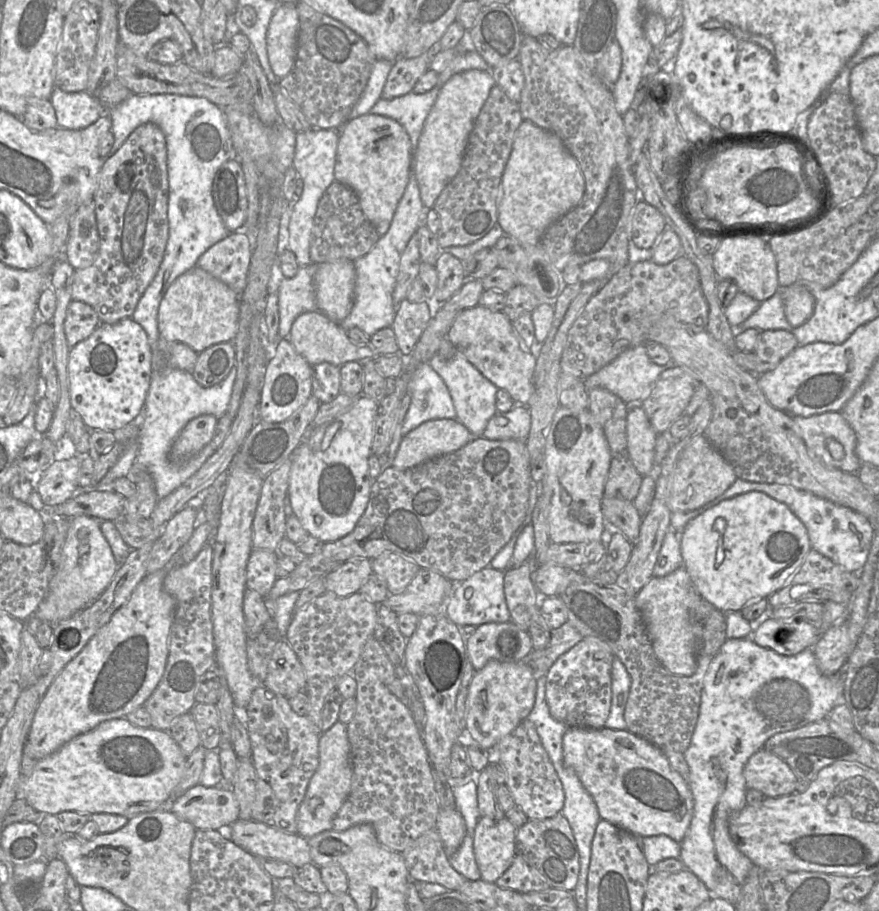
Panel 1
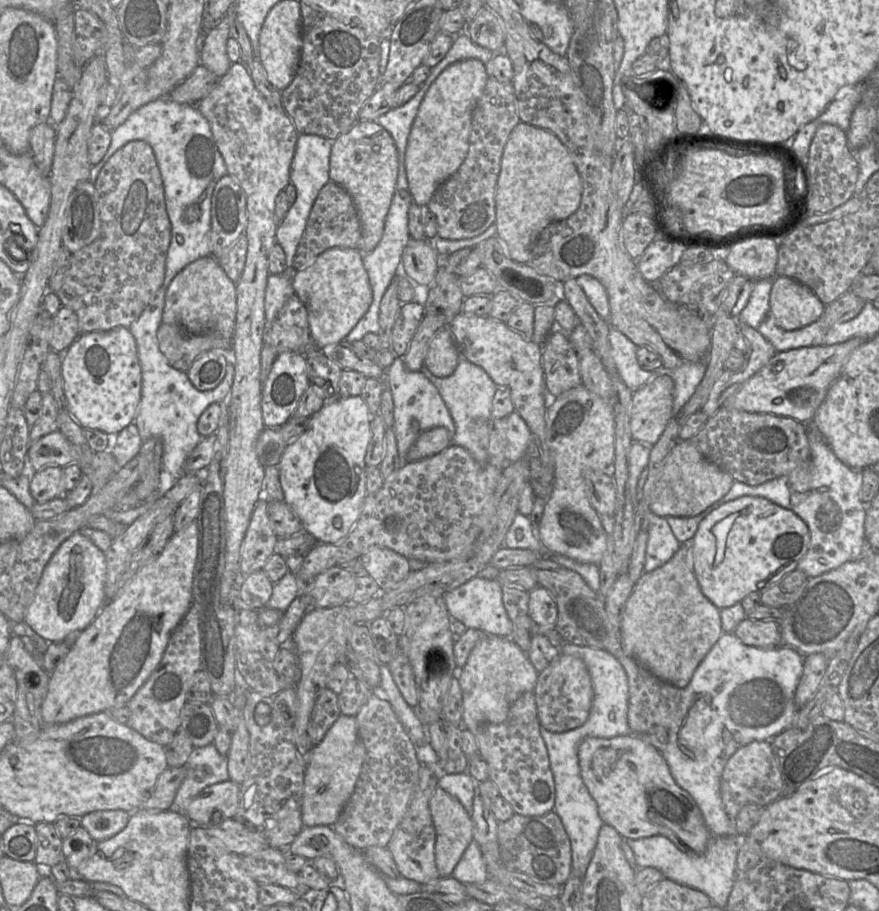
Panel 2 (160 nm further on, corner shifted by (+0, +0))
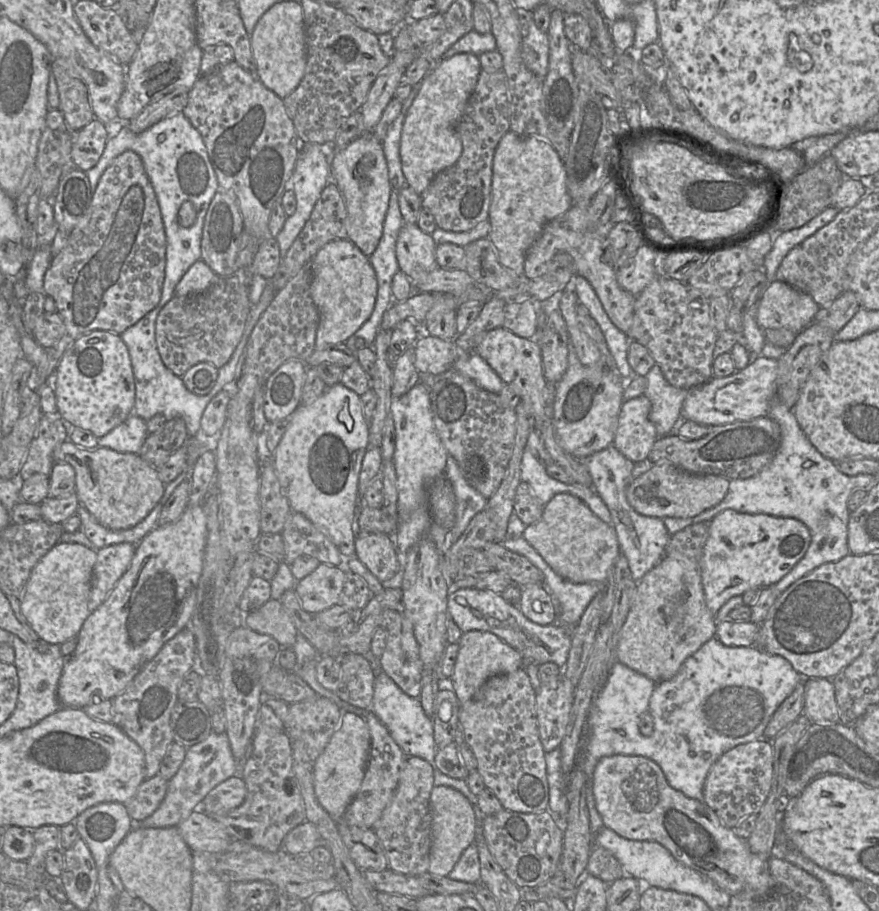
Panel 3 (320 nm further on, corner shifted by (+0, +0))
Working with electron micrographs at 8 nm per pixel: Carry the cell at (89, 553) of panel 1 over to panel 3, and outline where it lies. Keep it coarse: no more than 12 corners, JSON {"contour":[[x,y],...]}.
{"contour":[[58,542],[35,565],[21,612],[40,639],[76,638],[97,550]]}

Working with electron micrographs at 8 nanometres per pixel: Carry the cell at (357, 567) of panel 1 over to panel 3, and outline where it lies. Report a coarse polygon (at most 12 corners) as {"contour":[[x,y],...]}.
{"contour":[[320,563],[294,590],[316,615],[337,605],[346,569]]}

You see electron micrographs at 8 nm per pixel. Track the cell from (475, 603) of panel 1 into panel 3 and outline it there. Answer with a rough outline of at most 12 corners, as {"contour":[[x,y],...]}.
{"contour":[[457,589],[447,611],[463,633],[491,632],[525,662],[563,669],[571,636],[539,625],[498,593]]}

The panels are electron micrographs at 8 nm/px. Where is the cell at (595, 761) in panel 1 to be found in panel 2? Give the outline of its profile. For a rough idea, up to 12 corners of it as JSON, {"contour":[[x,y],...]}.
{"contour":[[646,736],[587,737],[581,777],[624,839],[712,837]]}

